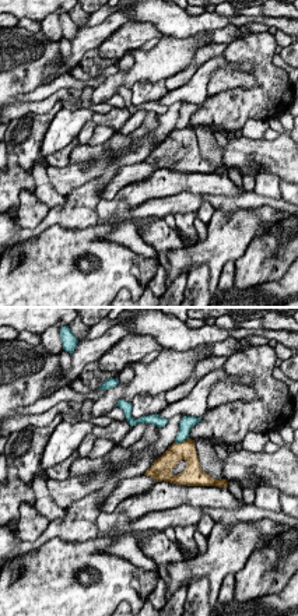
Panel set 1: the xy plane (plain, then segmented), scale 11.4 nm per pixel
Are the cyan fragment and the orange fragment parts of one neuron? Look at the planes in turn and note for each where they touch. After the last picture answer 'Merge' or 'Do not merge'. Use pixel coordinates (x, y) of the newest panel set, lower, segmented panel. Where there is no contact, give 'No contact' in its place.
Touches cyan at (181, 442)

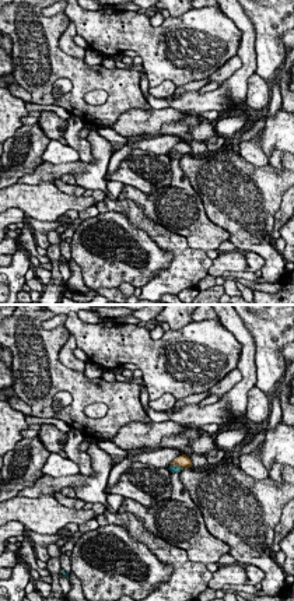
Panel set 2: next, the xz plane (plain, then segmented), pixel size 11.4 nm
Touches cyan at (177, 466)

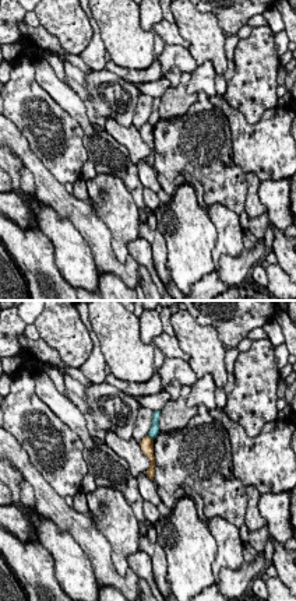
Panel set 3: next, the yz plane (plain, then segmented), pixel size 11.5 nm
Touches cyan at (151, 438)

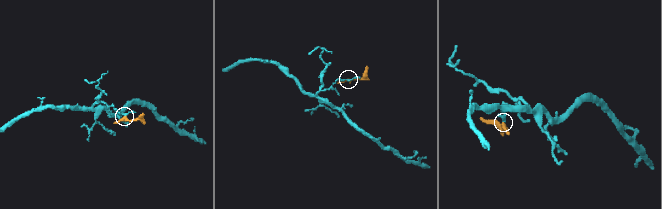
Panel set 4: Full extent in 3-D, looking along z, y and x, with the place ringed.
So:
Do not merge

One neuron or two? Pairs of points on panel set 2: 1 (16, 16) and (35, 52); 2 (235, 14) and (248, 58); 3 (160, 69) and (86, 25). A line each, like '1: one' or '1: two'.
1: one
2: one
3: one

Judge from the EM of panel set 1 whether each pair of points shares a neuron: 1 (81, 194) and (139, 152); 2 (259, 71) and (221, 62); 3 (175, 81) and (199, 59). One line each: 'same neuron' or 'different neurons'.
1: same neuron
2: different neurons
3: same neuron

